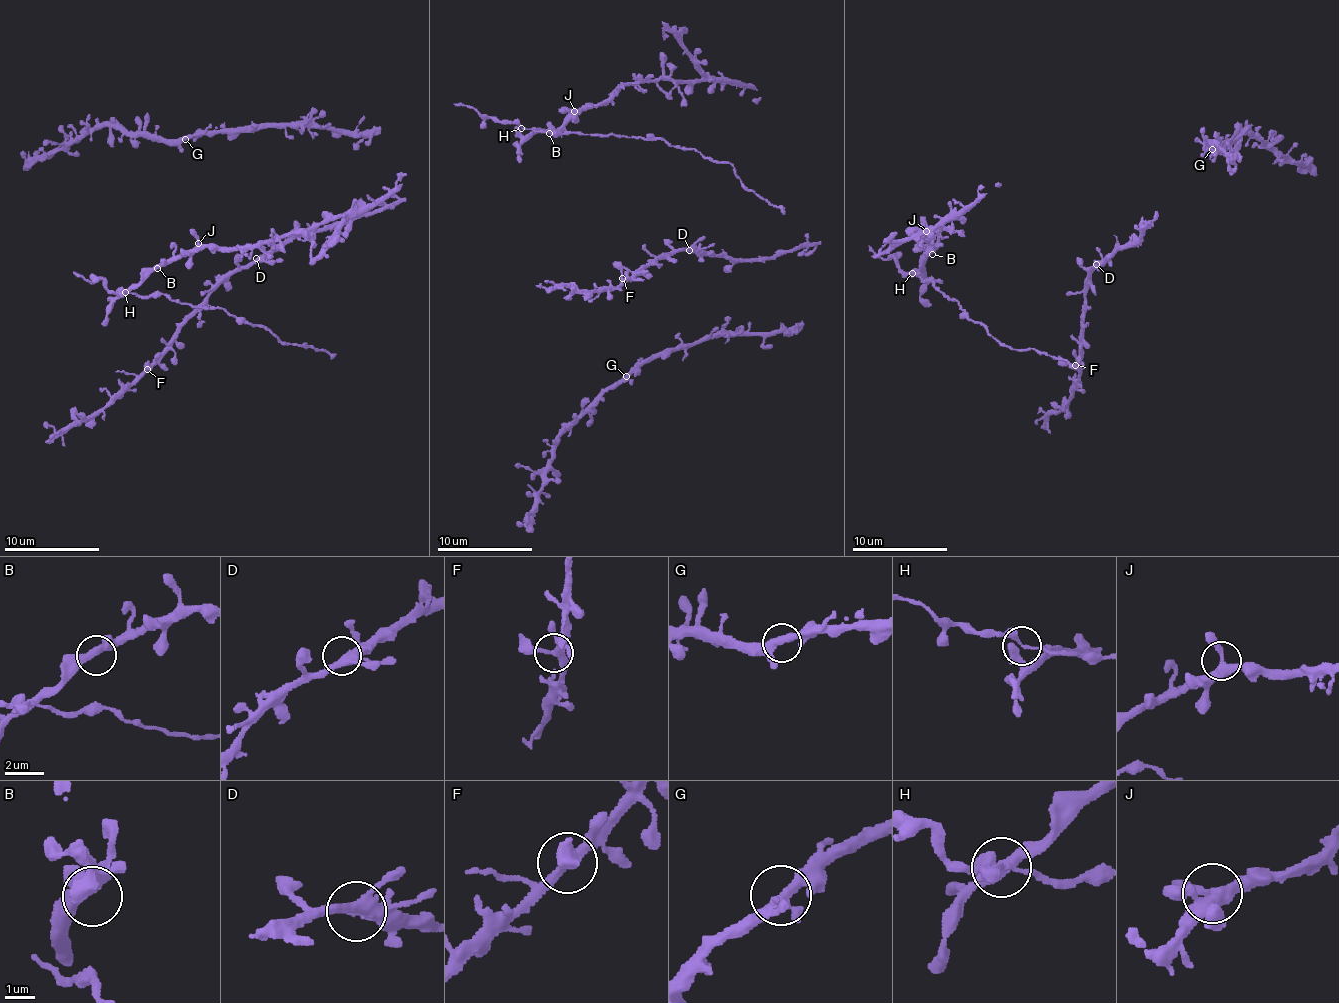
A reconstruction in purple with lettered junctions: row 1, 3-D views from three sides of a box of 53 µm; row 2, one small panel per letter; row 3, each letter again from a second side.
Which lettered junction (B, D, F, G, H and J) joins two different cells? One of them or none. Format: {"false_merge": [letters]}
{"false_merge": []}

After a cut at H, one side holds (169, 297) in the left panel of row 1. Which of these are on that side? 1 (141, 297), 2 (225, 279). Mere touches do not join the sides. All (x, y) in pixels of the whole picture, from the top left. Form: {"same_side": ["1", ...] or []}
{"same_side": ["1"]}

